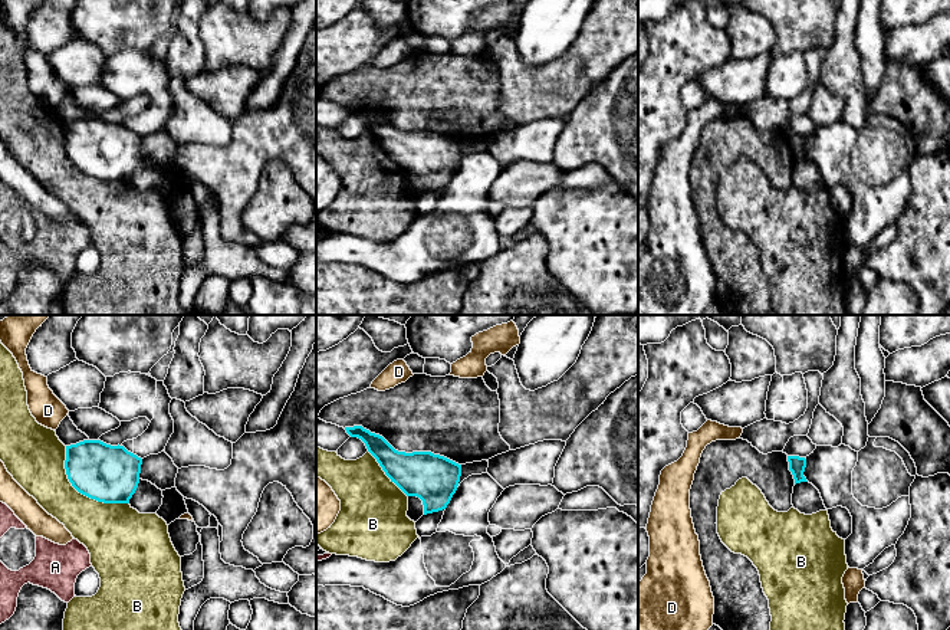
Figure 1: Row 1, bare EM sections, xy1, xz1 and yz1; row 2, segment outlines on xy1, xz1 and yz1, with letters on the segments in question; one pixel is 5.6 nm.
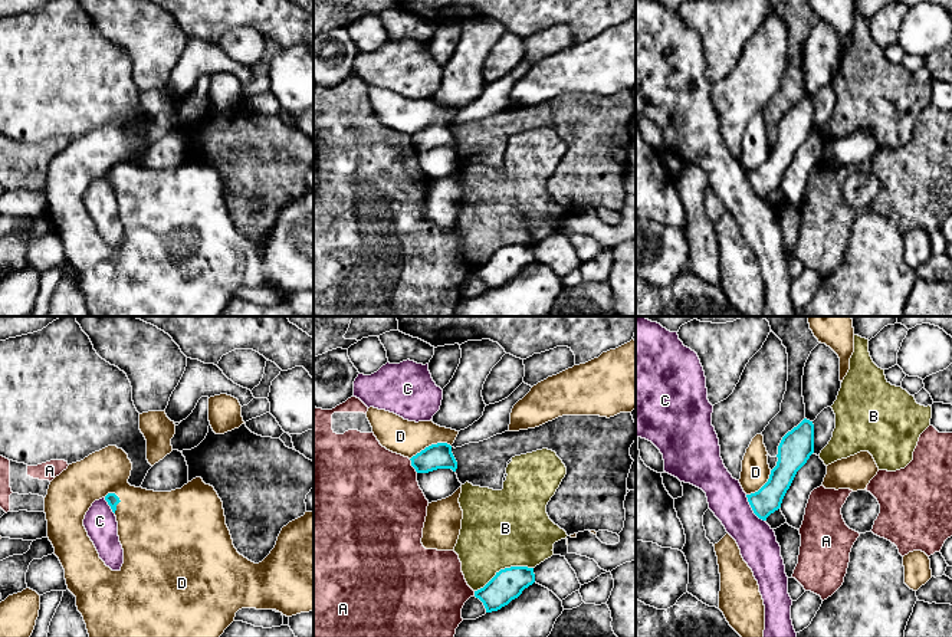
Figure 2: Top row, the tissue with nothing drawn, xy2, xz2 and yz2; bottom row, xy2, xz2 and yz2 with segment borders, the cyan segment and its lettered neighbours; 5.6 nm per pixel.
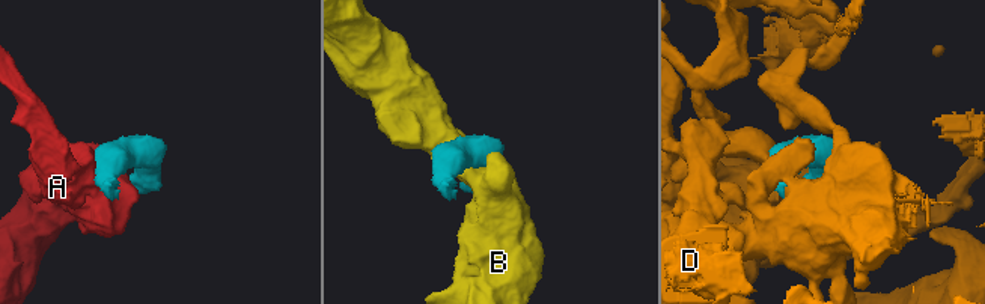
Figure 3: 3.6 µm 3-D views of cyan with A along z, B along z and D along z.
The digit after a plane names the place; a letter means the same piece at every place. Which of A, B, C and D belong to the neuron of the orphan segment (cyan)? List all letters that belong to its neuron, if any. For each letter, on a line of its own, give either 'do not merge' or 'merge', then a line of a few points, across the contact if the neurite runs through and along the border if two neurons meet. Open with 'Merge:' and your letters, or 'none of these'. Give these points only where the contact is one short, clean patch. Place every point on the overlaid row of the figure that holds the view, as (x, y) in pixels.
Merge: D
A: do not merge
B: do not merge
C: do not merge | yz2 (745, 495), (751, 509), (764, 521)
D: merge | xz2 (437, 456), (432, 445), (400, 436)

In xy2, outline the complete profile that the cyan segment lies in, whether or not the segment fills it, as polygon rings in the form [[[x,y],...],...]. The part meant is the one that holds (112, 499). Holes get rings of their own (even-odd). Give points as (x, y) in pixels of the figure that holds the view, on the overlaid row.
[[[108,446],[56,476],[45,498],[47,538],[76,597],[89,637],[220,637],[242,608],[276,610],[286,617],[313,611],[313,512],[282,528],[275,548],[259,564],[240,555],[226,525],[223,502],[213,486],[196,477],[181,489],[154,492],[128,483],[132,463],[116,446]],[[105,499],[116,516],[124,564],[112,571],[99,558],[83,519],[95,500]]]

